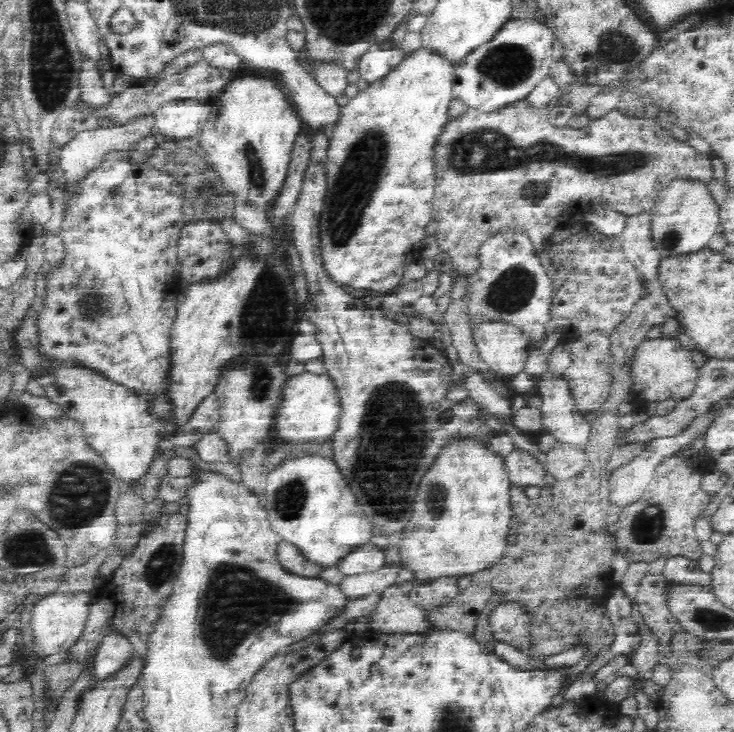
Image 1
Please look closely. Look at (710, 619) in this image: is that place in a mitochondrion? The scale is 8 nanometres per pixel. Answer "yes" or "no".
yes

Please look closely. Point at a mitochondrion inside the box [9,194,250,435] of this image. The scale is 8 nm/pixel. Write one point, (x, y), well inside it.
(90, 306)

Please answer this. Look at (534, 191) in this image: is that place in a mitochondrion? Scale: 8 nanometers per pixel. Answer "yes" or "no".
yes

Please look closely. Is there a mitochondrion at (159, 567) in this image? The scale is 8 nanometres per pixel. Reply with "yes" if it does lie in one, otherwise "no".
yes

